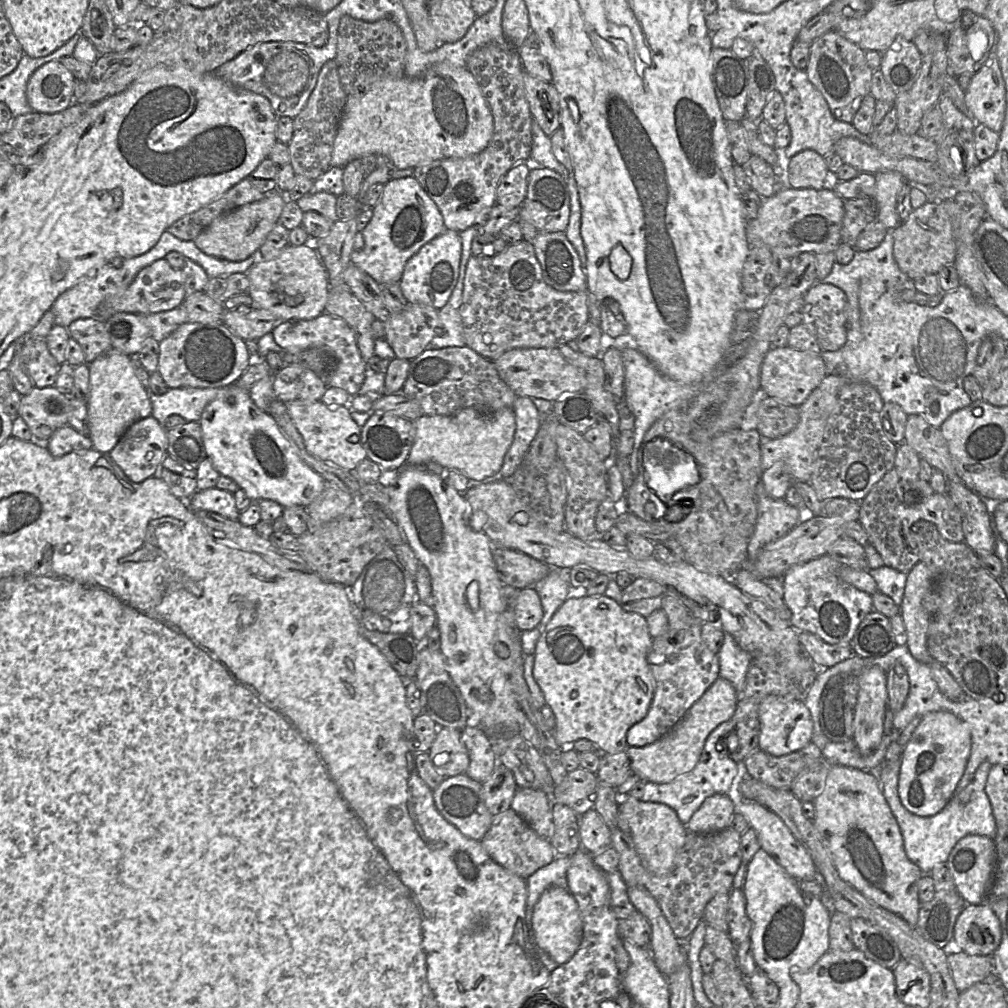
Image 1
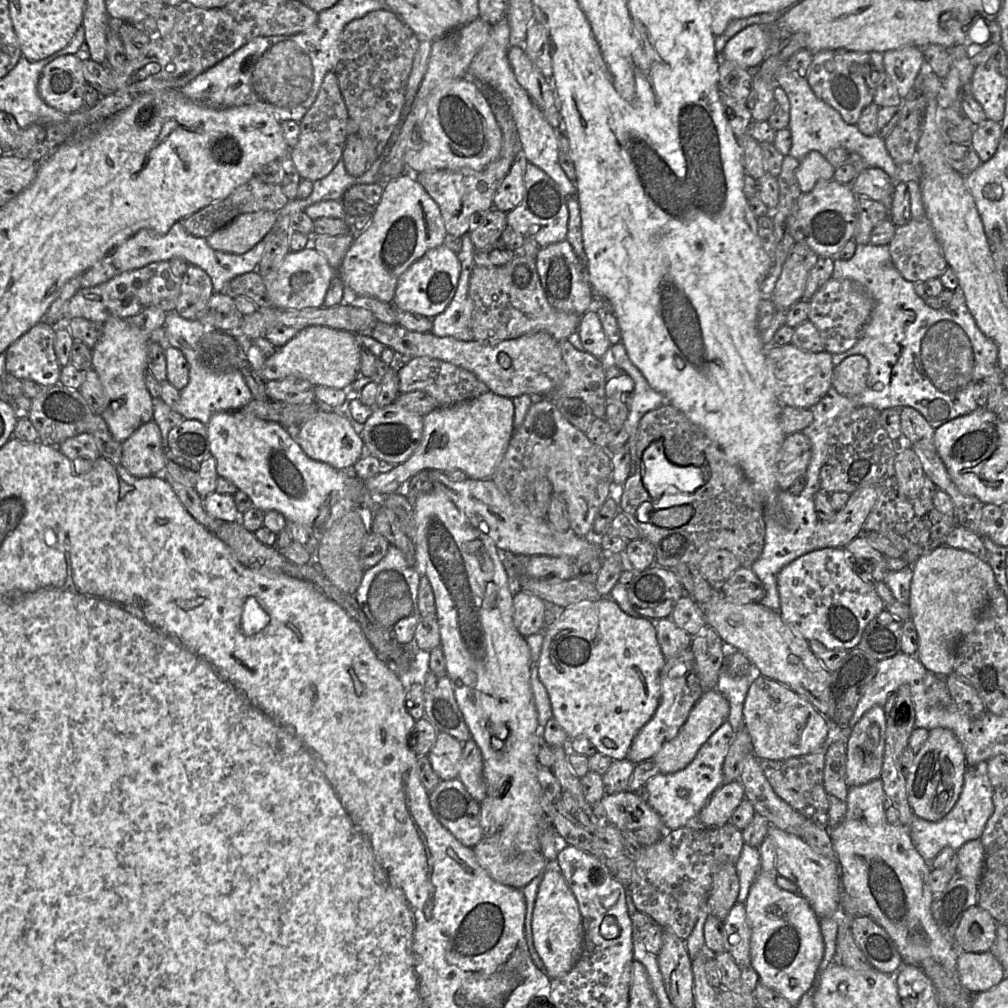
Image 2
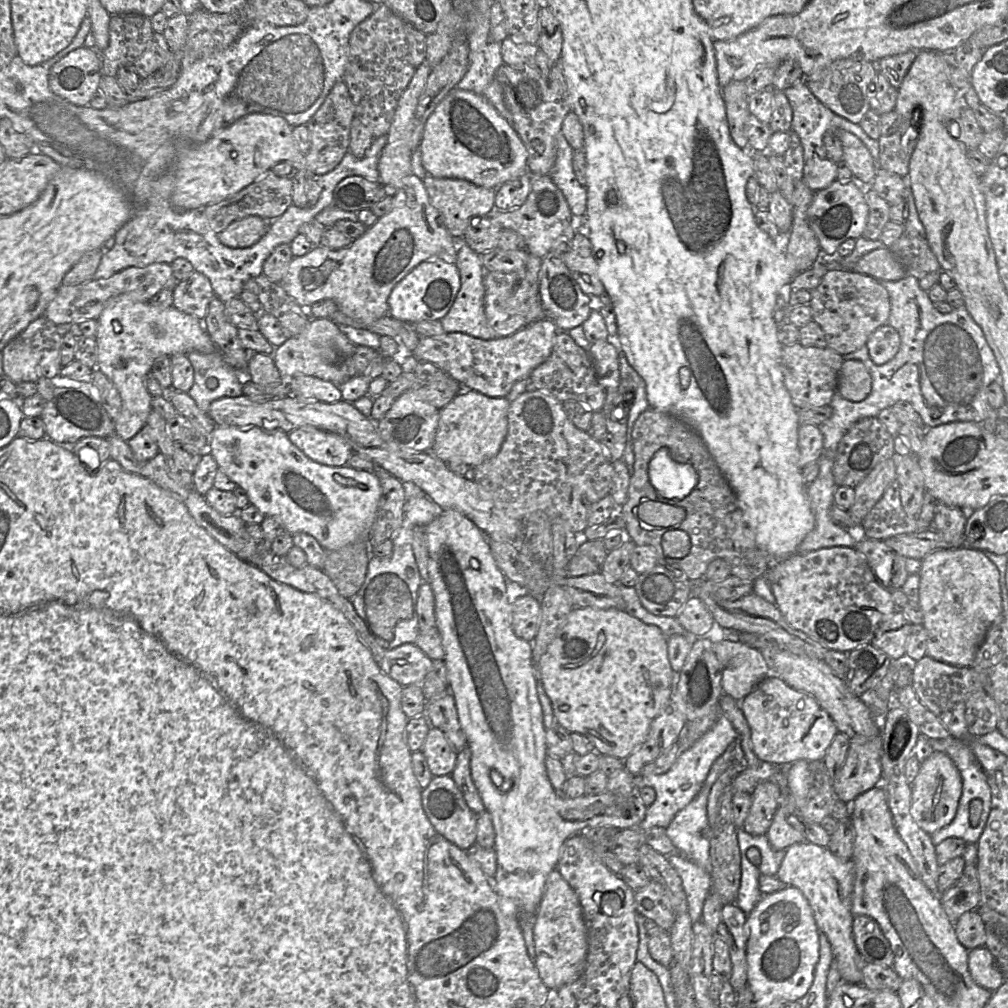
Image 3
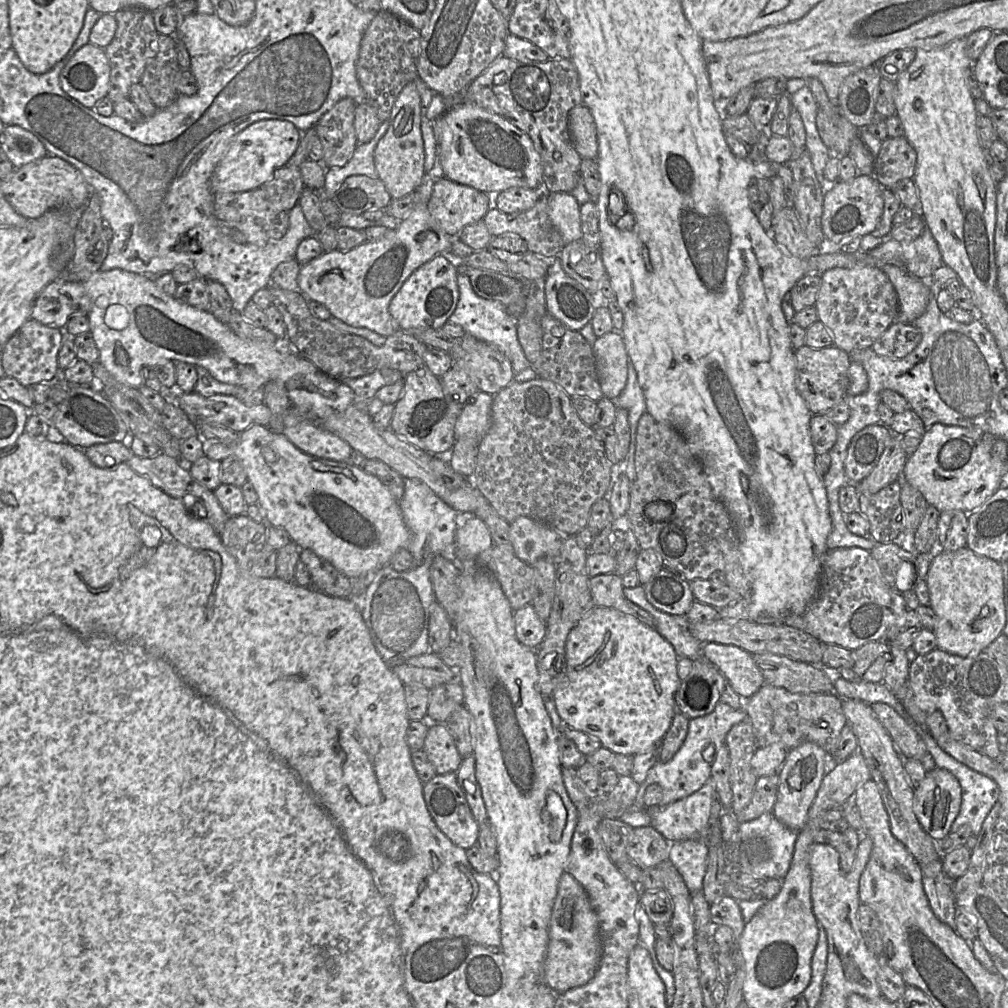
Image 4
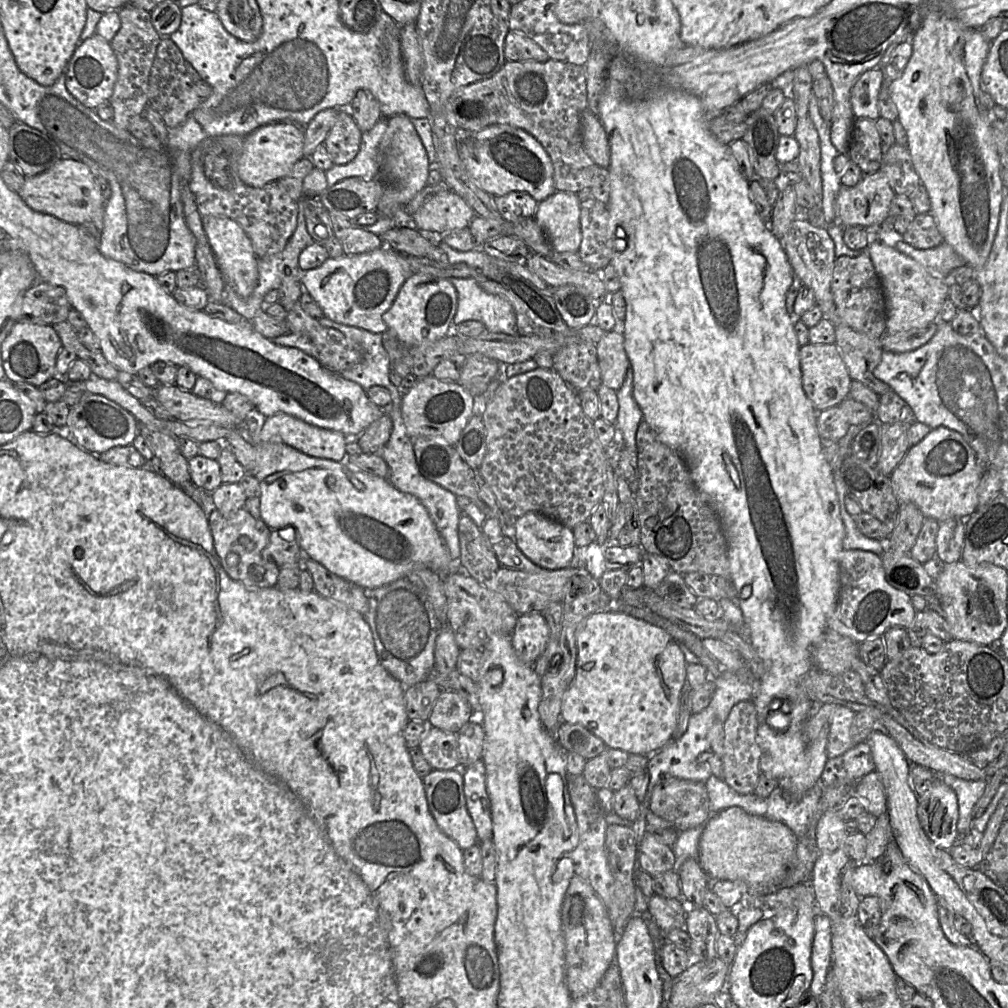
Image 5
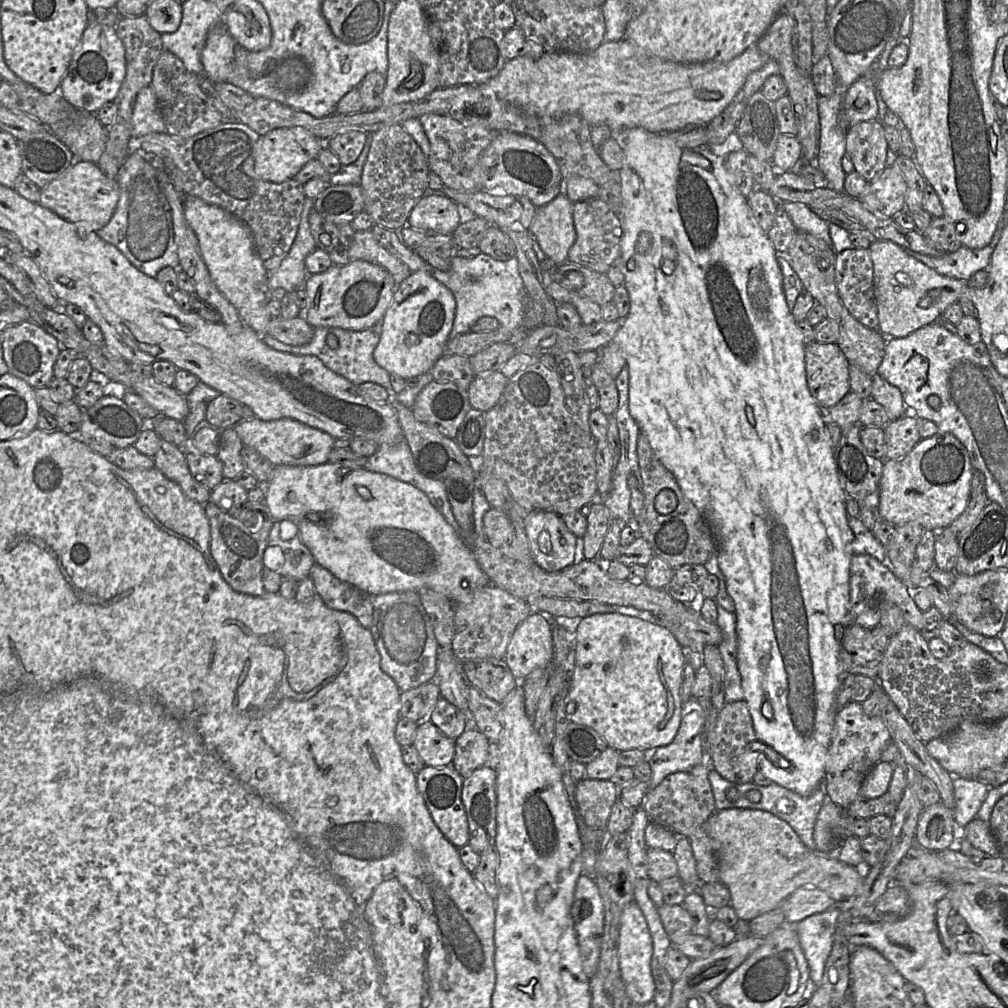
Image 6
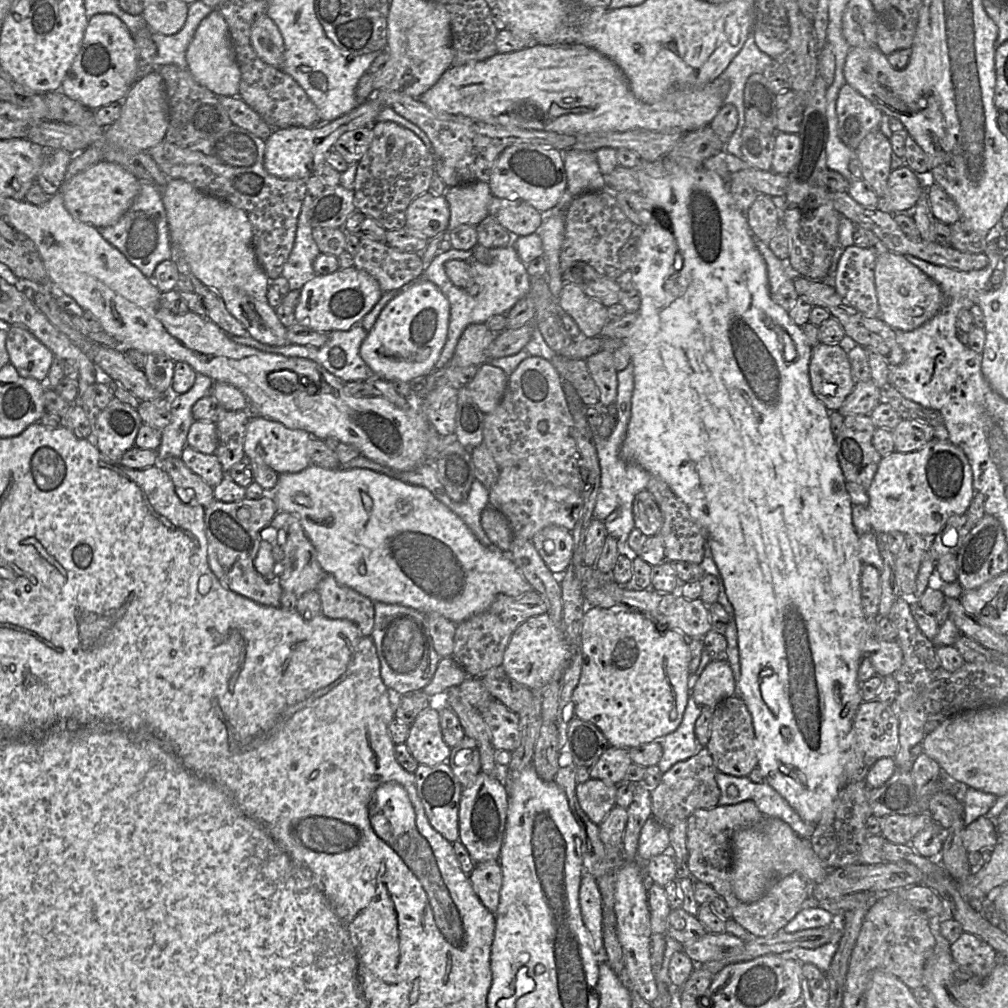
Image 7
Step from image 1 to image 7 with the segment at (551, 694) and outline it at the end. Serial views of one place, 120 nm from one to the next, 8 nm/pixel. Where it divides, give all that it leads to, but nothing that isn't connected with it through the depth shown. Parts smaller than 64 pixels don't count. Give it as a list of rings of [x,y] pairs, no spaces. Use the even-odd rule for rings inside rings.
[[[589,608],[585,612],[582,618],[580,635],[583,663],[578,685],[576,686],[572,694],[575,717],[583,721],[593,723],[604,734],[610,746],[614,748],[624,749],[630,749],[645,743],[650,743],[658,740],[661,741],[663,737],[672,733],[679,727],[682,722],[683,715],[691,694],[692,675],[689,671],[689,643],[692,639],[686,639],[686,637],[682,633],[675,629],[659,631],[657,629],[657,626],[651,620],[641,614],[601,608]]]

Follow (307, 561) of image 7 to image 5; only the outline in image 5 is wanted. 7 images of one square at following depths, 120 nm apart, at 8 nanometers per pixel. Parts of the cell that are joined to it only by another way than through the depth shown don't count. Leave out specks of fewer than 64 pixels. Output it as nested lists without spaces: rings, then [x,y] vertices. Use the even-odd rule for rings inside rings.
[[[292,526],[272,529],[266,554],[278,567],[302,563],[302,550],[296,529]]]

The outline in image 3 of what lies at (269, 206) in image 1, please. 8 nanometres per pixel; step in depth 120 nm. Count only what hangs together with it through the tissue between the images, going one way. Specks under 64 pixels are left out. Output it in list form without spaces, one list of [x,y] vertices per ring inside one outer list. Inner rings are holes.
[[[247,216],[240,220],[233,221],[223,231],[218,233],[217,237],[218,237],[219,241],[227,247],[231,247],[231,248],[250,247],[253,244],[255,244],[267,232],[269,225],[270,225],[269,221],[274,221],[274,220],[265,220],[259,216]]]

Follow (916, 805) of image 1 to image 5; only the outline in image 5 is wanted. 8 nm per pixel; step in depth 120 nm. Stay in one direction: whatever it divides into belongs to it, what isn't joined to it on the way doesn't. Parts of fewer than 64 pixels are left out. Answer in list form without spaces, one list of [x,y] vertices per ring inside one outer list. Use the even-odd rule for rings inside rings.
[[[937,775],[933,786],[918,797],[917,816],[932,843],[949,851],[958,841],[958,802],[955,791]]]

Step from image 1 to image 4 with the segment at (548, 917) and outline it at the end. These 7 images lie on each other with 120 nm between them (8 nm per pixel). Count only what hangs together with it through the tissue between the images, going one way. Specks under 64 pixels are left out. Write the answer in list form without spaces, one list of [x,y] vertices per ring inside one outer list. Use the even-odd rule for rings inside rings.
[[[564,872],[552,908],[542,979],[555,993],[583,986],[594,977],[601,957],[602,942],[597,914],[582,885],[571,874]]]

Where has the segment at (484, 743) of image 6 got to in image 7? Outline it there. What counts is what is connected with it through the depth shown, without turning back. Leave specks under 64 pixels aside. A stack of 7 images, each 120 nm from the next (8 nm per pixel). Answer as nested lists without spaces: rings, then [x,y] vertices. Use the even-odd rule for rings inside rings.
[[[465,736],[458,745],[451,748],[447,762],[462,789],[472,785],[481,772],[480,753],[475,740]]]

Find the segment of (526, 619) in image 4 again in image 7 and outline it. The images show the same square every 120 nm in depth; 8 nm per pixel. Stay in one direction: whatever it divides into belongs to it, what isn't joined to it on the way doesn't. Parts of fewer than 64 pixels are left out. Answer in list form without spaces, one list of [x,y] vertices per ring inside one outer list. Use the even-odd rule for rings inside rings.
[[[545,613],[529,618],[517,627],[504,652],[502,666],[511,679],[532,691],[541,691],[551,680],[562,680],[570,659],[571,651],[565,633]]]

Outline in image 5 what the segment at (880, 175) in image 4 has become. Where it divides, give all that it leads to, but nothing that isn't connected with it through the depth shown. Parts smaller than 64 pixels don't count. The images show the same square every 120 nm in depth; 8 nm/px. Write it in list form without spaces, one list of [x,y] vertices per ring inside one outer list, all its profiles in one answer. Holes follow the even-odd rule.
[[[897,143],[883,154],[879,171],[886,175],[897,195],[908,197],[921,184],[907,147]]]

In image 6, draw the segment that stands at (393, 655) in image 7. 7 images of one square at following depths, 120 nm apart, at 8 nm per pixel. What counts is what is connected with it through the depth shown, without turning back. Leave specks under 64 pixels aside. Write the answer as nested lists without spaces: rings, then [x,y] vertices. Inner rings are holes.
[[[400,591],[373,596],[370,631],[380,654],[381,669],[401,692],[436,680],[437,655],[440,646],[431,621],[415,591]]]

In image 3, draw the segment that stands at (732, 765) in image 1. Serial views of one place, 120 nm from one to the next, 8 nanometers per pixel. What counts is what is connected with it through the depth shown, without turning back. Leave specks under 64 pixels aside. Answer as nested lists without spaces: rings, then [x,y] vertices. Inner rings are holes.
[[[721,713],[708,732],[690,748],[680,752],[669,771],[661,775],[640,776],[637,779],[637,788],[652,787],[656,792],[656,800],[647,808],[645,819],[638,826],[638,829],[642,831],[653,827],[666,829],[676,814],[698,795],[712,765],[736,738],[737,733],[732,723],[725,714]]]

